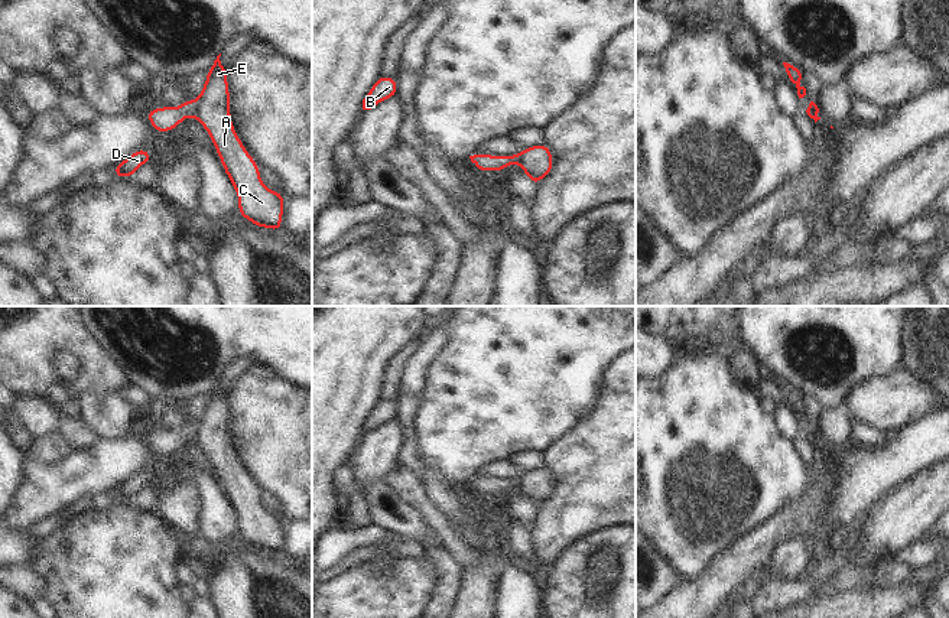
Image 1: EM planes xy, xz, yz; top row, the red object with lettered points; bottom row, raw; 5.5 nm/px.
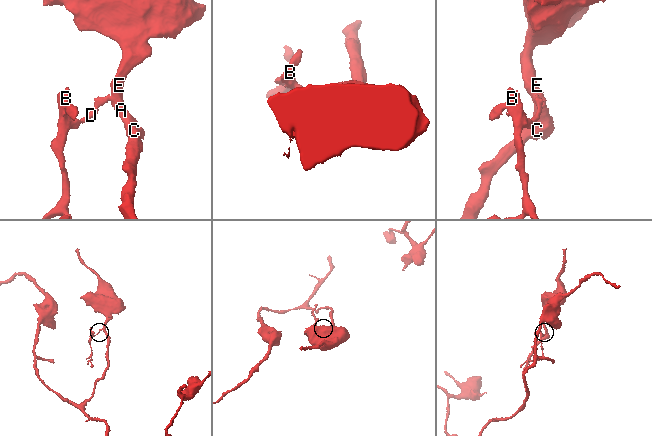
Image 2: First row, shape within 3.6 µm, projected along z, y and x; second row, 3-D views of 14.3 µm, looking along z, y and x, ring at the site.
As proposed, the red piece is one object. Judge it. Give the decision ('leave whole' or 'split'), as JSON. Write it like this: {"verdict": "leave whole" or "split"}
{"verdict": "split"}

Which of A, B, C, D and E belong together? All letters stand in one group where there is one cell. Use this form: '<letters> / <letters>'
A C E / B D

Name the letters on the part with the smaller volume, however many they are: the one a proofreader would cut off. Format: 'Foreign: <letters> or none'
Foreign: B, D

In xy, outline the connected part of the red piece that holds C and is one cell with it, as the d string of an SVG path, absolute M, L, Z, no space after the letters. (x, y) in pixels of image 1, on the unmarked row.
M221 377L207 394L207 404L204 406L201 417L198 419L198 429L195 433L198 438L198 445L202 448L204 453L209 456L209 462L220 479L224 495L237 515L238 537L259 552L266 550L277 556L282 552L285 520L280 515L272 514L263 508L260 491L250 479L233 451L233 442L230 438L230 412L227 404L228 393L221 388L220 380Z

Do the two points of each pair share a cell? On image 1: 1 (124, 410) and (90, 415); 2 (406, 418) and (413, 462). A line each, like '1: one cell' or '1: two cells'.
1: one cell
2: one cell

